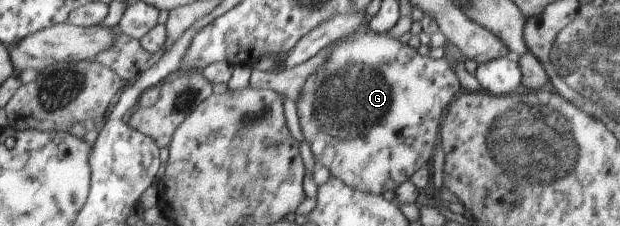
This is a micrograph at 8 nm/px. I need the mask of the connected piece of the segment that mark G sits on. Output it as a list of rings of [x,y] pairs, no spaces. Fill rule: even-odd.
[[[365,28],[354,35],[347,35],[341,41],[337,41],[333,45],[333,51],[331,51],[327,61],[319,67],[317,72],[311,73],[311,76],[307,77],[297,105],[298,116],[303,137],[305,137],[313,151],[317,167],[327,167],[332,175],[335,175],[337,179],[343,181],[345,185],[353,187],[353,189],[359,189],[359,191],[371,193],[371,195],[379,195],[385,193],[385,191],[395,192],[399,185],[411,179],[411,175],[416,172],[416,169],[425,167],[432,162],[433,147],[435,147],[437,137],[439,137],[439,128],[444,117],[445,107],[449,107],[462,90],[459,78],[457,78],[450,63],[444,57],[435,59],[431,56],[421,56],[408,43],[403,44],[399,39],[387,37],[386,33],[375,33],[373,30]]]

